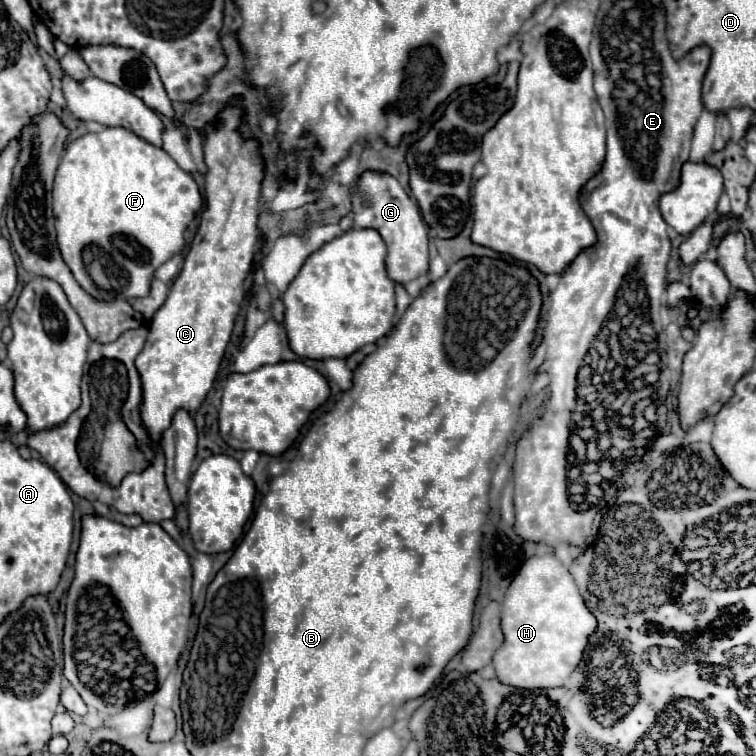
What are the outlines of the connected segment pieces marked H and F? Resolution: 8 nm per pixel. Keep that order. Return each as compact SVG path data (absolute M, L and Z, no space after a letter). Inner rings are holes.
M548 553L542 557L530 557L510 583L502 603L502 631L504 643L492 661L498 681L518 689L554 689L564 687L582 661L588 639L596 631L596 617L584 605L570 571L552 553Z
M106 127L100 133L86 133L76 141L72 141L66 147L62 161L58 165L52 198L53 214L56 217L55 230L58 233L58 247L62 259L70 267L80 287L98 301L114 301L118 297L122 299L146 297L150 293L150 281L154 277L154 271L170 257L182 251L184 231L202 207L202 197L192 175L182 171L164 149L146 143L144 139L140 139L138 135L134 135L124 127ZM92 243L110 253L114 263L128 271L128 279L120 293L104 291L90 279L82 263L82 251Z

